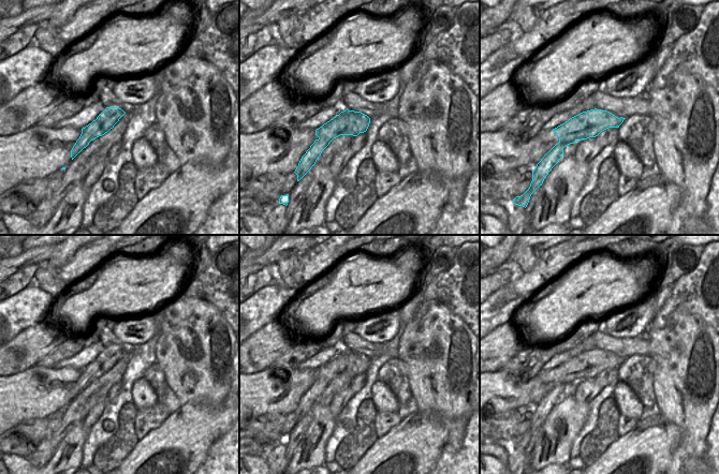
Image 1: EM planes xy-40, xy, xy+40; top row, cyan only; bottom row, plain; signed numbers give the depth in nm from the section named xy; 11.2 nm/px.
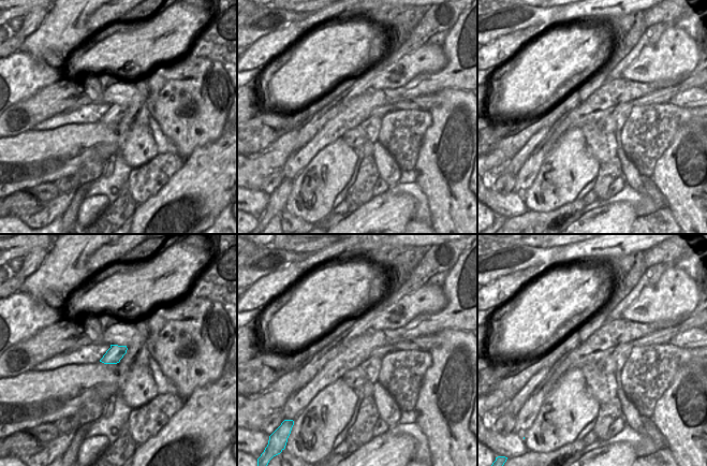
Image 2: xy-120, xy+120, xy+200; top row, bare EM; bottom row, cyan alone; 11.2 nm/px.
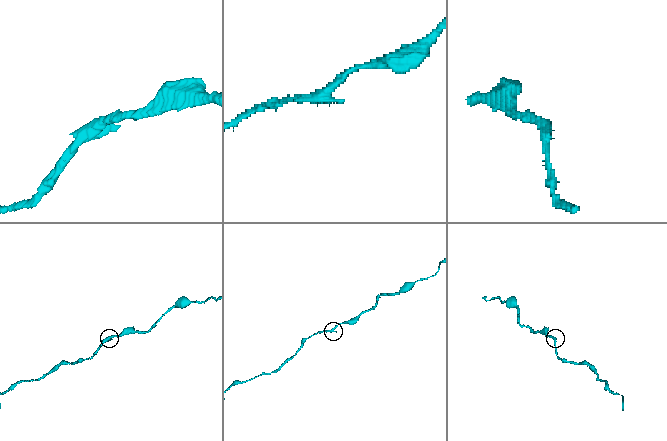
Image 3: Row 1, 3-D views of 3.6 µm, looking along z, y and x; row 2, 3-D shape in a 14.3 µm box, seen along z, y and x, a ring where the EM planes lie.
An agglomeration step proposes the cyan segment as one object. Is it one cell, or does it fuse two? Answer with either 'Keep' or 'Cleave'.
Keep.

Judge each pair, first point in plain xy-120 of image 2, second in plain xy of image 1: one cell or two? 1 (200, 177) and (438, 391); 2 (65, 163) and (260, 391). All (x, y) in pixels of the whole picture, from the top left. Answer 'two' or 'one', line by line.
1: two
2: one

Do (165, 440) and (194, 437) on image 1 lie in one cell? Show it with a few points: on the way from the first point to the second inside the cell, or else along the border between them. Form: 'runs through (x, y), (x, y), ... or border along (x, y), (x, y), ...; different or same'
runs through (173, 440), (184, 440), (187, 437); same

